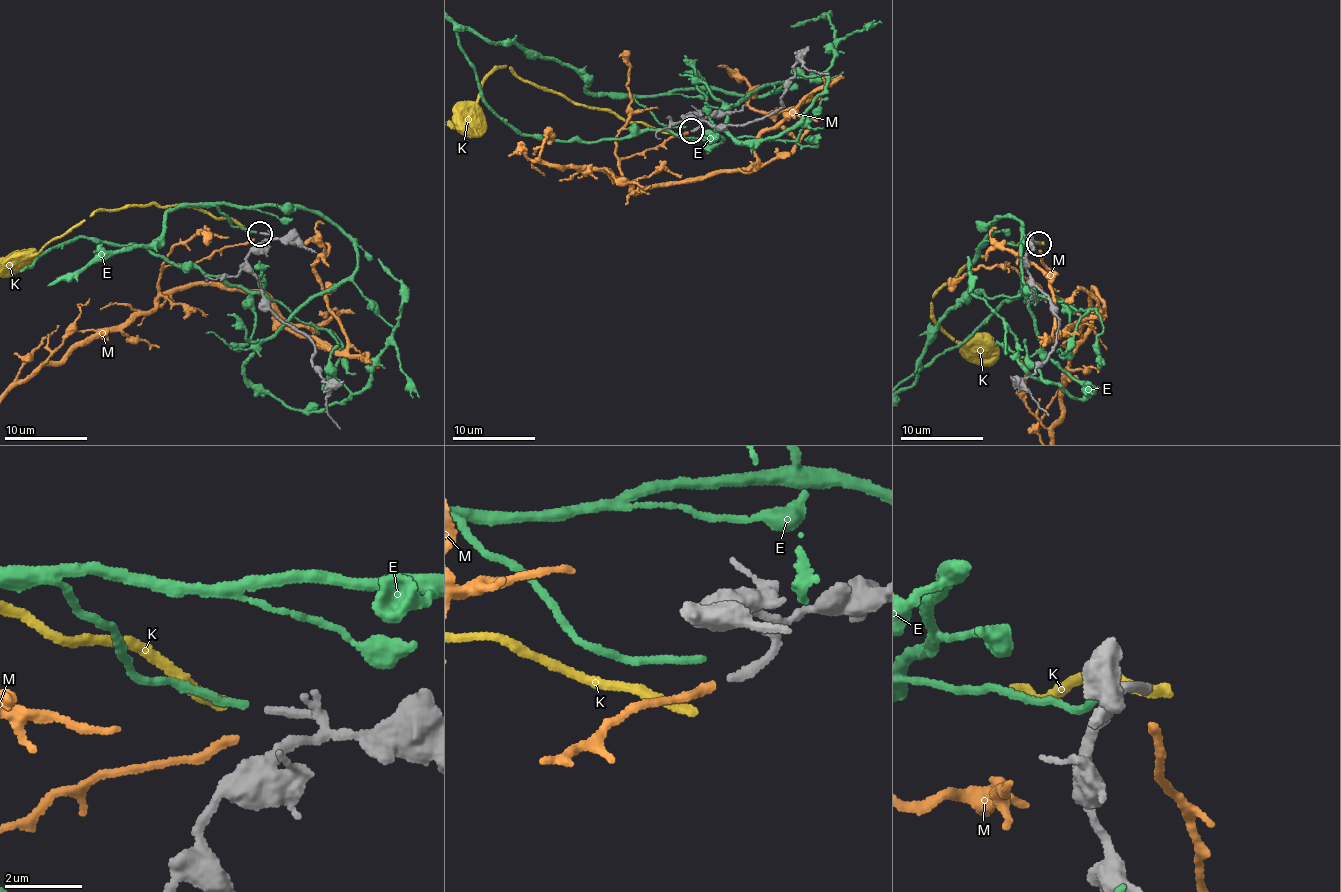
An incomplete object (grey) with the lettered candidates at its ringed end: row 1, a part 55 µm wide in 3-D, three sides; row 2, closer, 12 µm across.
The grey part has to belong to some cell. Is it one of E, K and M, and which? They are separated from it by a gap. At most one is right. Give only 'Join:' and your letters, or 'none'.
Join: none

